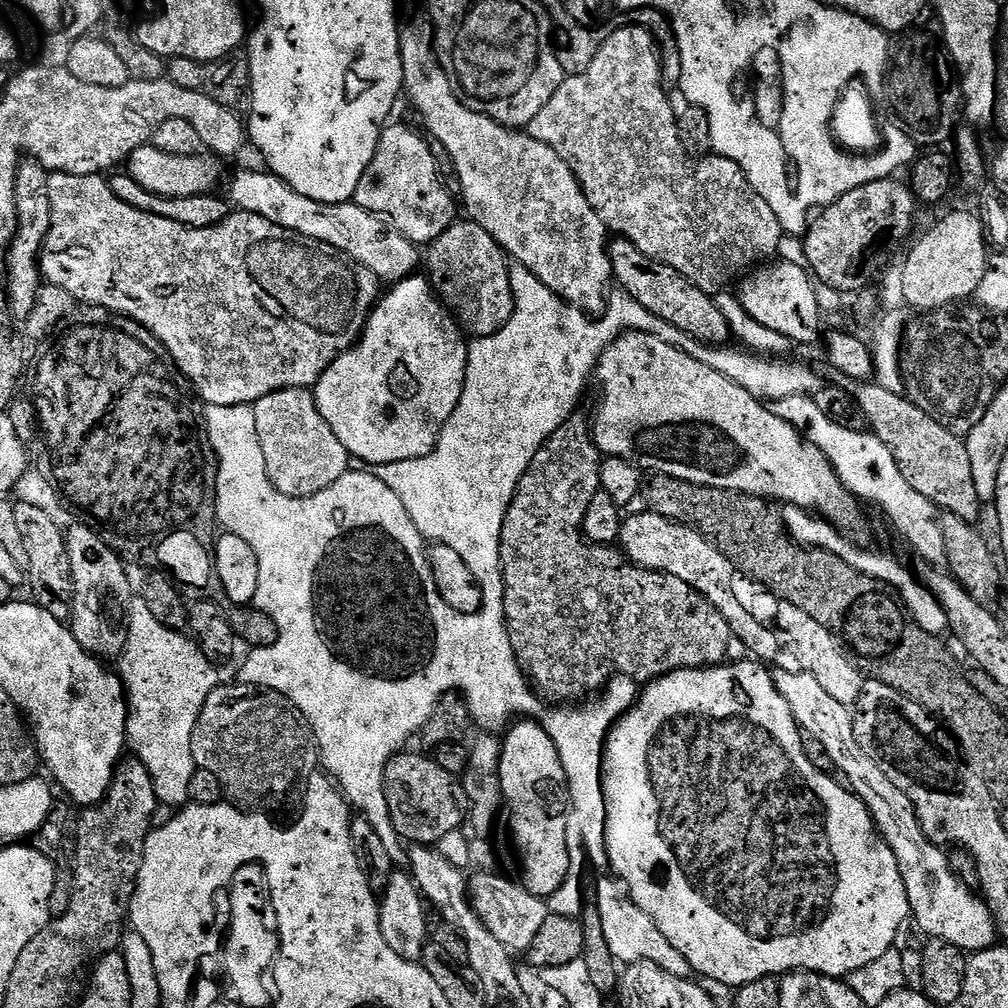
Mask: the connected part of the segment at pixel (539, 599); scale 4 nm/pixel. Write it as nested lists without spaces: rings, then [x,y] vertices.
[[[573,414],[563,426],[543,444],[532,467],[520,480],[520,486],[516,490],[516,497],[508,508],[508,517],[504,520],[504,539],[502,541],[502,571],[504,573],[503,606],[508,625],[508,633],[516,650],[516,655],[527,675],[534,681],[535,687],[545,697],[556,700],[552,702],[580,702],[593,694],[599,693],[608,687],[615,676],[631,676],[640,682],[659,680],[660,677],[677,672],[683,668],[714,668],[729,659],[728,651],[734,644],[732,626],[723,611],[717,605],[712,604],[700,592],[690,587],[682,578],[676,578],[674,574],[655,572],[650,568],[643,568],[635,564],[624,554],[619,547],[607,544],[593,544],[586,539],[582,529],[587,518],[590,504],[602,491],[601,487],[602,453],[596,447],[589,421],[583,420],[580,414]]]

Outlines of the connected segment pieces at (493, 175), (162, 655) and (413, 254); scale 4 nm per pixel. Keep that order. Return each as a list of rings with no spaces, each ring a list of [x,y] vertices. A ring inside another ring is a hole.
[[[401,31],[404,92],[422,116],[427,130],[446,150],[462,188],[467,217],[484,228],[504,247],[515,263],[526,266],[551,292],[577,306],[583,306],[589,313],[599,313],[609,295],[608,283],[611,285],[614,280],[610,233],[602,218],[598,218],[594,206],[590,206],[580,179],[546,142],[538,142],[527,131],[506,128],[484,113],[472,111],[461,103],[451,89],[442,65],[436,60],[433,37],[431,31]]]
[[[151,607],[131,609],[130,615],[126,621],[126,627],[128,629],[128,647],[126,649],[126,661],[128,660],[128,676],[126,675],[126,695],[128,703],[130,705],[130,715],[128,718],[128,738],[131,747],[136,747],[140,753],[138,753],[138,759],[140,763],[145,764],[148,768],[148,772],[152,775],[152,780],[156,783],[156,795],[159,803],[164,804],[180,804],[176,806],[184,806],[189,803],[190,797],[188,797],[188,791],[192,788],[192,779],[196,776],[196,764],[198,768],[198,752],[194,747],[196,744],[196,728],[200,725],[200,715],[202,714],[206,702],[210,698],[210,694],[214,689],[221,687],[222,680],[218,673],[217,665],[213,664],[208,659],[208,655],[204,653],[204,649],[200,647],[199,643],[191,635],[183,636],[184,632],[169,628],[163,623],[161,617],[157,615]]]
[[[263,171],[237,174],[236,181],[232,184],[232,196],[230,195],[231,203],[237,209],[256,212],[278,226],[286,226],[286,230],[294,230],[298,234],[306,234],[306,238],[326,242],[331,248],[346,253],[362,266],[366,266],[380,282],[405,280],[419,269],[416,268],[419,264],[421,267],[421,249],[402,233],[390,230],[389,221],[385,217],[367,212],[364,208],[359,208],[355,202],[346,204],[314,202],[314,198],[298,194],[298,190],[294,190],[287,182],[273,176],[271,171]]]

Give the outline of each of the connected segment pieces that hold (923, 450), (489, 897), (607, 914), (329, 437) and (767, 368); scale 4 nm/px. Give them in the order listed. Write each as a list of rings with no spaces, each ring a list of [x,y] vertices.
[[[856,382],[850,391],[862,414],[866,414],[869,429],[893,451],[914,489],[955,519],[976,522],[982,502],[978,498],[978,486],[974,486],[974,470],[970,468],[967,443],[927,407],[909,400],[899,391],[877,382]]]
[[[493,871],[477,872],[469,879],[469,899],[475,915],[477,912],[493,941],[512,952],[526,952],[550,915],[543,897],[534,895],[521,883],[514,883]]]
[[[624,888],[610,889],[608,897],[600,904],[600,928],[604,931],[604,940],[608,943],[609,950],[613,952],[611,955],[621,965],[622,963],[632,964],[631,966],[643,963],[656,964],[675,976],[691,977],[694,972],[691,961],[678,950],[678,946],[674,946],[674,942],[670,942],[670,938],[666,938],[666,934],[656,923],[651,911],[647,907],[639,908],[628,897],[629,889]]]
[[[283,388],[277,392],[266,394],[266,398],[256,401],[256,421],[262,442],[262,450],[266,454],[268,463],[268,476],[273,486],[287,496],[313,496],[338,482],[350,470],[350,457],[348,447],[338,438],[320,413],[320,405],[315,395],[307,388]]]
[[[704,346],[699,349],[700,361],[710,366],[718,374],[730,378],[742,390],[758,397],[765,402],[775,402],[780,399],[795,396],[809,396],[815,398],[826,388],[823,378],[806,364],[787,364],[784,358],[769,358],[764,354],[757,354],[737,346]]]

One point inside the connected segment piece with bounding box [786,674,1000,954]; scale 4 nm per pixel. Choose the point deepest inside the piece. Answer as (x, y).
(944, 907)

